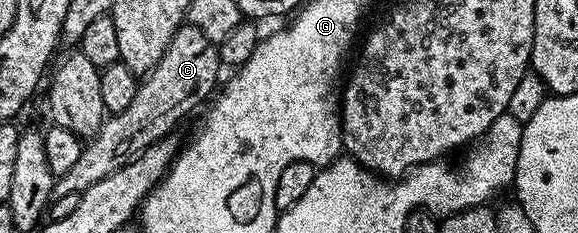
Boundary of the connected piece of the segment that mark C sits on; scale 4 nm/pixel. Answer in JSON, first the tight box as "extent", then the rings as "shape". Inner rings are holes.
{"extent":[54,23,223,198],"shape":[[[188,23],[180,25],[167,51],[163,51],[163,59],[159,59],[151,72],[140,78],[135,99],[131,99],[127,111],[106,116],[99,132],[88,138],[73,168],[56,178],[54,198],[72,193],[81,194],[105,176],[119,171],[157,140],[172,134],[181,117],[187,116],[200,101],[205,103],[210,100],[211,94],[218,88],[217,76],[221,72],[223,66],[217,54],[217,45],[207,39],[207,35],[199,31],[199,27]]]}

